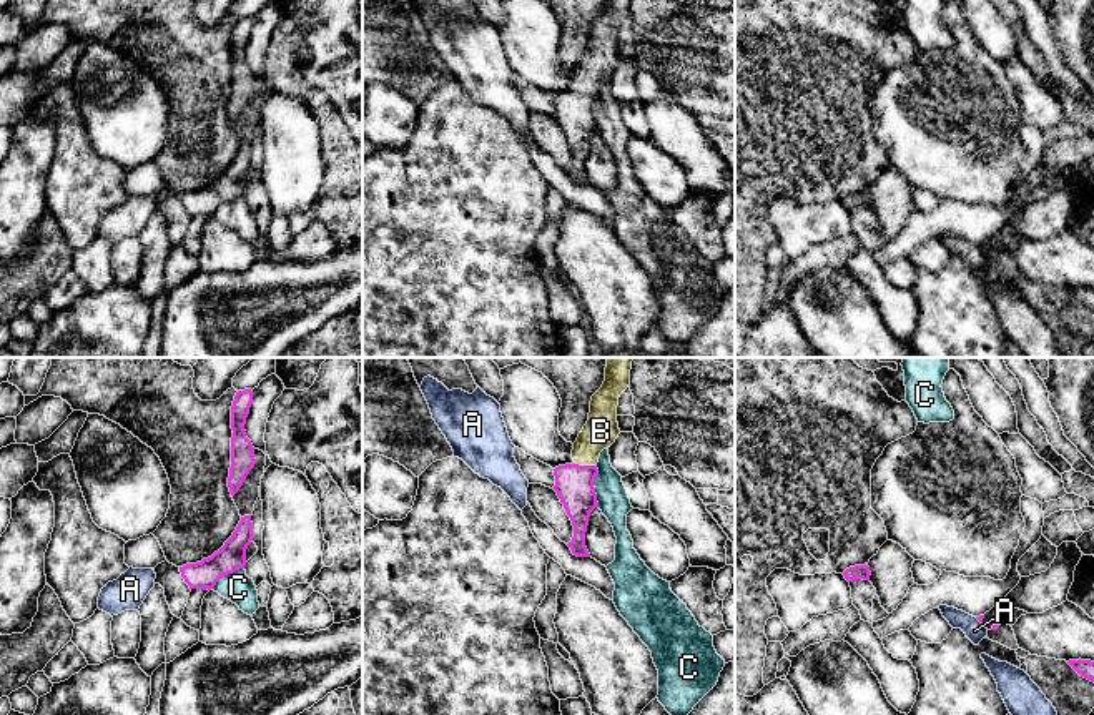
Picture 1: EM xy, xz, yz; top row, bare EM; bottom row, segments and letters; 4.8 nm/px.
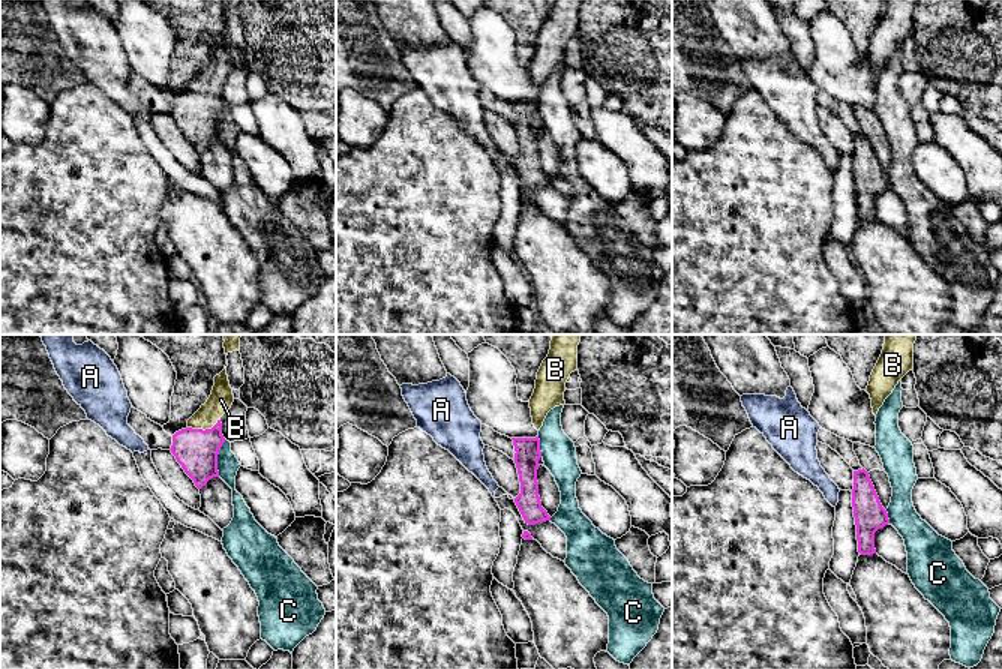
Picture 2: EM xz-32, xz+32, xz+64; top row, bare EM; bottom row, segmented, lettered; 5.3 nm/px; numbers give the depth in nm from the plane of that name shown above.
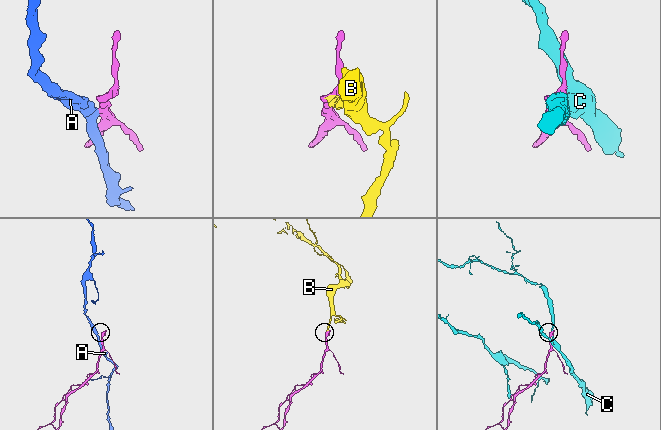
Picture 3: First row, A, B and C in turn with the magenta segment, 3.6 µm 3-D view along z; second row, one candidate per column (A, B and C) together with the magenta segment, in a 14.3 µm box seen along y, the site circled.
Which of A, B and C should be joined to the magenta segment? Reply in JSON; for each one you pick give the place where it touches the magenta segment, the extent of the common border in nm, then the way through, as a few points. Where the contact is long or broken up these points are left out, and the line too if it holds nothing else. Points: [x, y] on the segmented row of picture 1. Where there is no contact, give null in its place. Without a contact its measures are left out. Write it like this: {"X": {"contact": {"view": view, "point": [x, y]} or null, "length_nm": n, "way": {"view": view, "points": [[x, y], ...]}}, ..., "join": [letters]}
{"B": {"contact": {"view": "xz", "point": [586, 466]}, "length_nm": 100, "way": {"view": "xz", "points": [[574, 484], [586, 466], [587, 446], [601, 431]]}}, "join": ["B"]}

